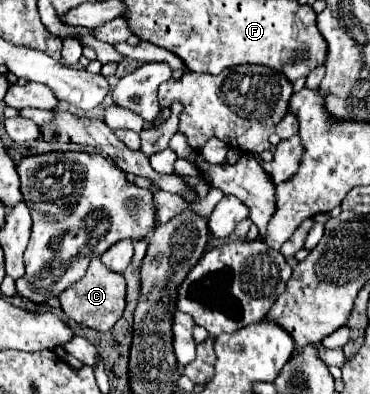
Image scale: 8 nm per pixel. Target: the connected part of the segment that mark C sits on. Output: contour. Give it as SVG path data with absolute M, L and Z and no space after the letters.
M93 258L87 268L87 274L77 284L61 292L59 300L61 300L61 310L79 326L107 332L113 328L113 324L121 318L125 310L125 278L123 274L105 268L105 264L101 264L99 258Z

